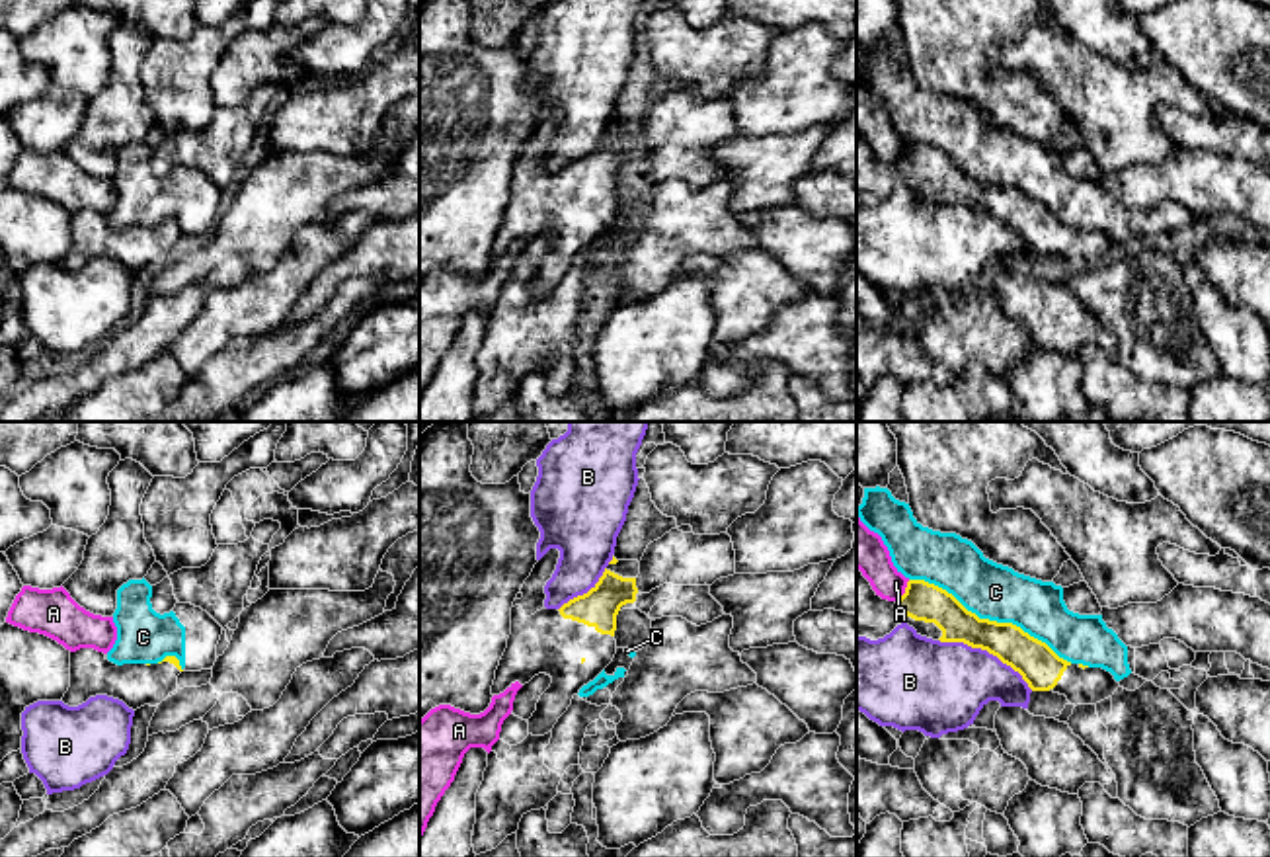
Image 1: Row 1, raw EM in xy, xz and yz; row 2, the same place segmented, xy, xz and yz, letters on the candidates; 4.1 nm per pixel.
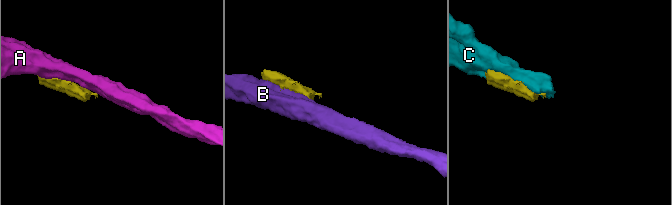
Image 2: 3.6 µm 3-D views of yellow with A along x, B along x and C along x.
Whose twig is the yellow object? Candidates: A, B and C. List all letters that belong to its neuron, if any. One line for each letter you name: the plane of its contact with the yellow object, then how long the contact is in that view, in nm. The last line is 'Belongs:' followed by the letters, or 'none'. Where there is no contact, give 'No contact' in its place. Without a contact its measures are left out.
Belongs: none

